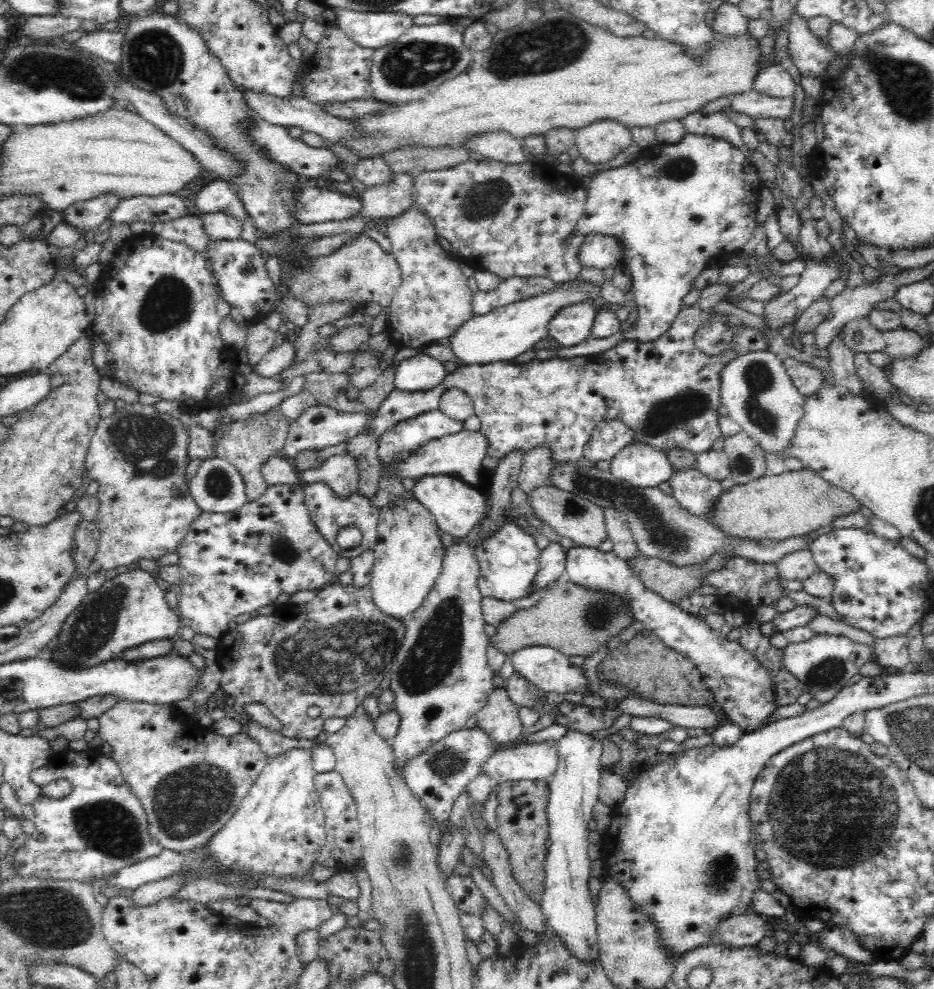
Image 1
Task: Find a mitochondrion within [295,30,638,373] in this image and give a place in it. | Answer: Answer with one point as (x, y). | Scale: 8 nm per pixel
(416, 64)

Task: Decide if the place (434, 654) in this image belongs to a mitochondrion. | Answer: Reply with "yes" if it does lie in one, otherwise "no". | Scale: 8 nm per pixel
yes

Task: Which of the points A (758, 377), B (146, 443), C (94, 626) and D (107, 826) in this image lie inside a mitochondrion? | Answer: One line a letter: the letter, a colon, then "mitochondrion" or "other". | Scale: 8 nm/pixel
A: mitochondrion
B: mitochondrion
C: mitochondrion
D: mitochondrion

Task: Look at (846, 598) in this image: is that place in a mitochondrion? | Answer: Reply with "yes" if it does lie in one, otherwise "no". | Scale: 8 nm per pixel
yes

